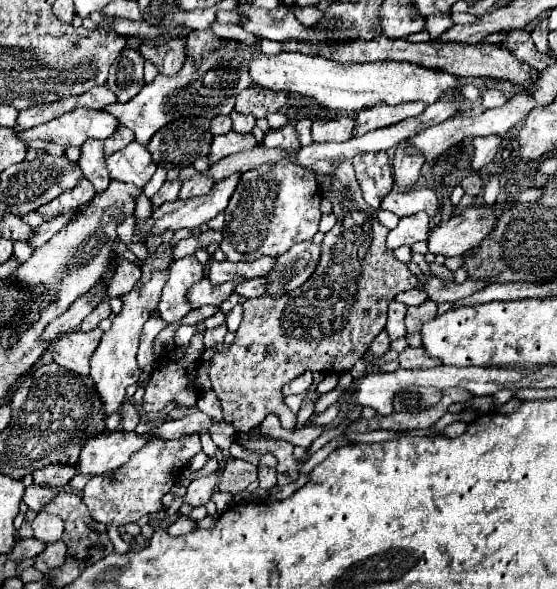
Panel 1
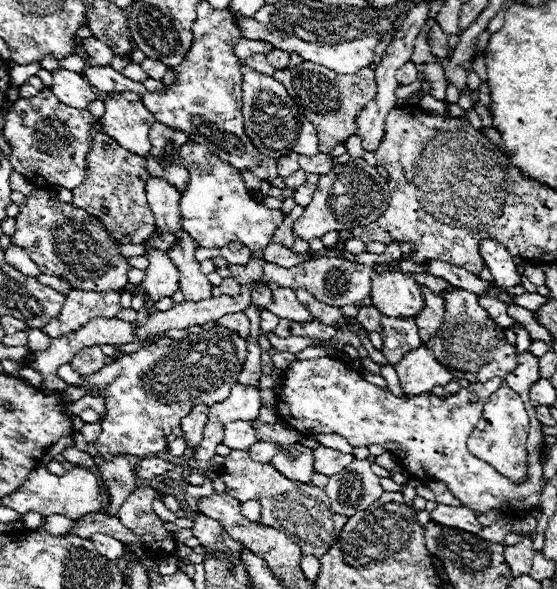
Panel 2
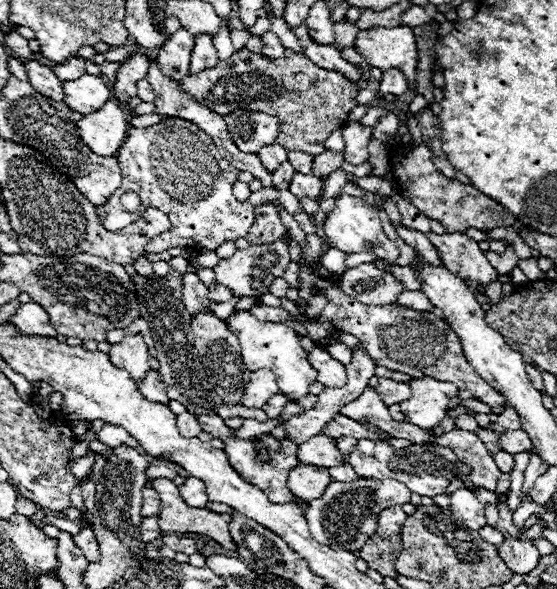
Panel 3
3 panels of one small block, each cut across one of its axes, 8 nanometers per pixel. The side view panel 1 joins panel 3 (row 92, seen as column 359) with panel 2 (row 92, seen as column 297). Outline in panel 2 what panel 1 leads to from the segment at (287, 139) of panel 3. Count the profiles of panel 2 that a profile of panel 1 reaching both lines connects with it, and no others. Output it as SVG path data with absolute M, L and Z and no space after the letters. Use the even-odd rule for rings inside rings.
M302 62L300 66L288 68L286 72L274 72L274 78L286 86L286 90L294 96L294 100L298 100L298 106L304 108L304 114L308 116L308 120L316 126L318 142L324 154L332 152L334 146L344 144L350 136L358 132L356 116L370 100L376 98L376 92L378 92L374 70L368 66L358 70L356 74L342 76L318 64ZM316 112L326 112L326 114L316 114Z

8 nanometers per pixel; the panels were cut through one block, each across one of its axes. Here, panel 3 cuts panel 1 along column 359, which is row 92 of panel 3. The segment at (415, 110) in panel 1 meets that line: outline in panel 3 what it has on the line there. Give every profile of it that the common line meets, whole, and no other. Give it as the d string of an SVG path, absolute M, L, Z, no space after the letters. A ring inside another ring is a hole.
M132 54L124 60L122 68L116 74L114 84L114 96L126 104L130 96L136 96L136 82L146 76L146 70L150 68L150 58L146 54Z

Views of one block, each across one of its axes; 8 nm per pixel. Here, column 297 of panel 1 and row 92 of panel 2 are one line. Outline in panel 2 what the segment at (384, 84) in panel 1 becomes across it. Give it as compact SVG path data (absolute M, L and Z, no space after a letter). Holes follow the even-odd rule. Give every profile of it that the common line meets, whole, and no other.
M54 70L52 78L54 82L50 90L60 102L70 104L74 108L86 108L92 100L96 100L96 92L80 74L70 70Z

